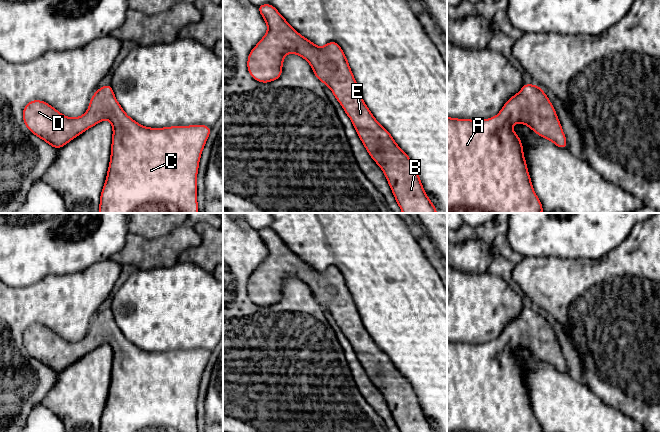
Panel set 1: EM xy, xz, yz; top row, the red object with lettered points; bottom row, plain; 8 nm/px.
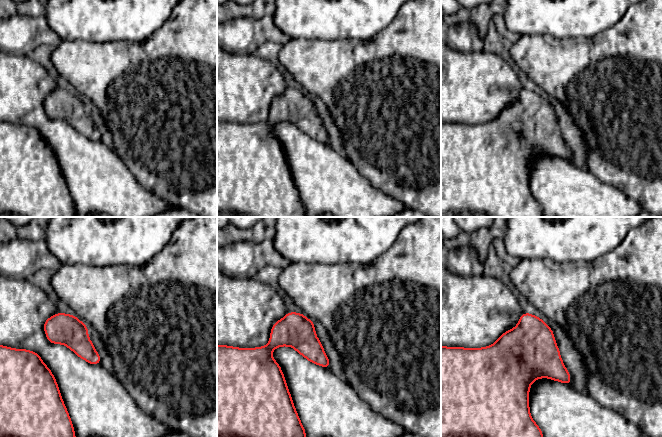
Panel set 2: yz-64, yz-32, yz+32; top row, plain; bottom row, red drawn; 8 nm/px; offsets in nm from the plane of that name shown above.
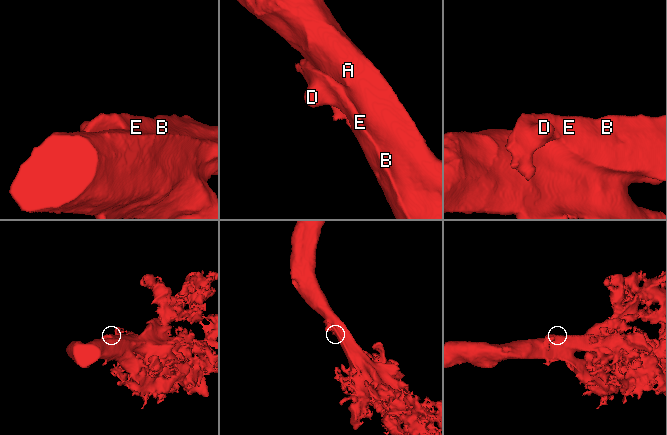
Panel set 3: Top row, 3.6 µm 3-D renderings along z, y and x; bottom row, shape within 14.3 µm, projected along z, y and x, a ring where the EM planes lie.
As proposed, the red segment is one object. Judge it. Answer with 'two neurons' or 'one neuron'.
one neuron

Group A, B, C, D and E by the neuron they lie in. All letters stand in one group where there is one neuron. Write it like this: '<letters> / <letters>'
A B C D E

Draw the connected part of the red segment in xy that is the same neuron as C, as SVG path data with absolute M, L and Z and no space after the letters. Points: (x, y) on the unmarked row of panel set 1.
M109 308L98 313L92 320L89 333L78 342L69 342L41 324L30 325L22 337L26 351L36 360L61 372L85 354L108 343L113 350L111 382L106 406L100 421L99 432L198 432L197 396L199 384L210 358L211 351L205 349L147 352L131 343L117 326Z

